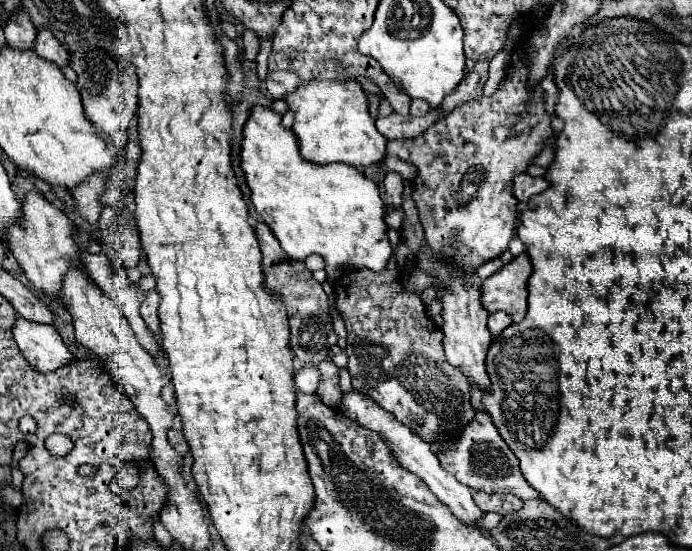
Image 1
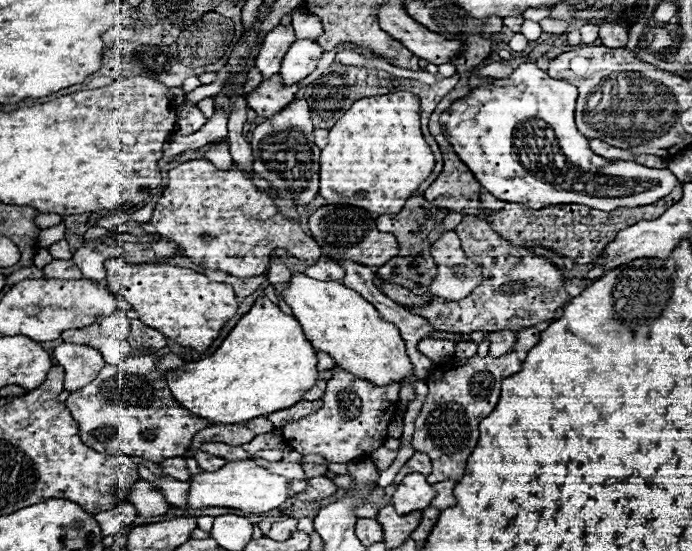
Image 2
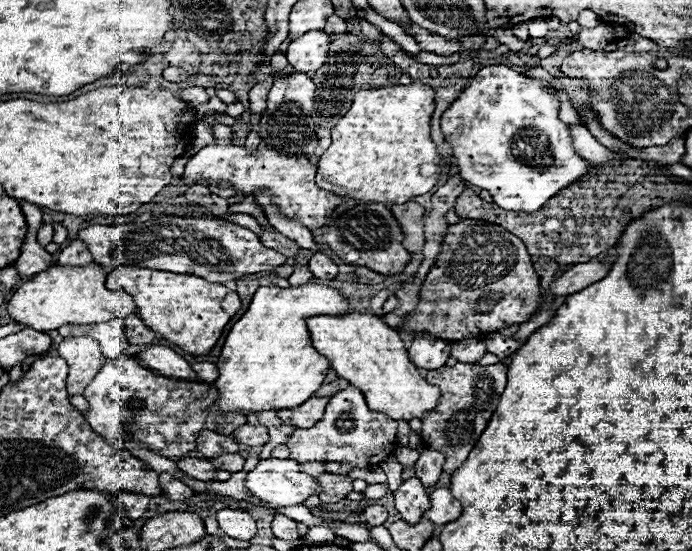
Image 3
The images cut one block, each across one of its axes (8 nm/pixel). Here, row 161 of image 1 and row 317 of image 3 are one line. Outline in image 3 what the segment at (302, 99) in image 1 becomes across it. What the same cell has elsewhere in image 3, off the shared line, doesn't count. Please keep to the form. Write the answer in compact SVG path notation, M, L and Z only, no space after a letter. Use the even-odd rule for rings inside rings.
M350 310L350 312L340 314L340 316L332 316L332 314L310 316L310 318L306 318L306 324L308 324L308 330L310 330L312 346L322 356L326 356L330 360L330 364L336 370L338 376L342 376L352 386L362 390L370 410L386 412L394 420L406 420L408 422L412 418L422 418L424 412L430 412L430 408L434 408L434 404L438 404L438 398L440 398L438 388L426 384L426 380L420 376L418 368L410 362L400 334L394 328L390 328L380 316L376 316L368 310Z

